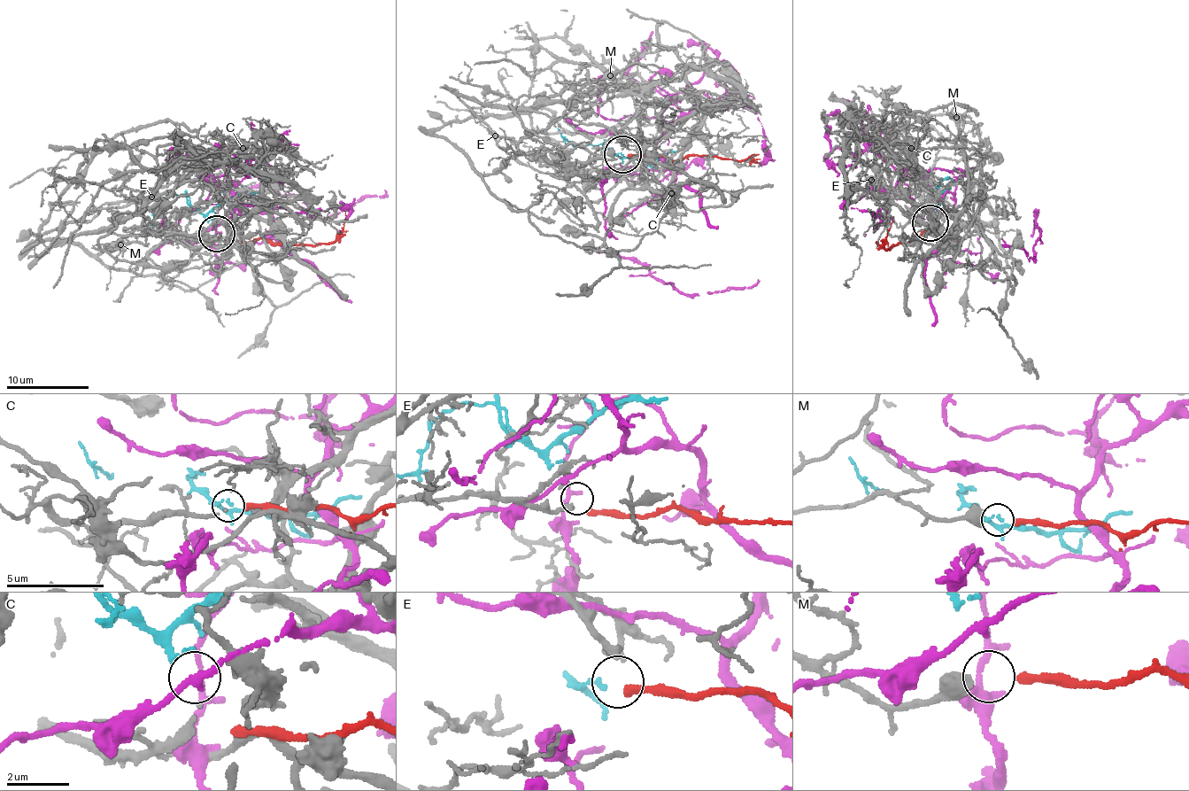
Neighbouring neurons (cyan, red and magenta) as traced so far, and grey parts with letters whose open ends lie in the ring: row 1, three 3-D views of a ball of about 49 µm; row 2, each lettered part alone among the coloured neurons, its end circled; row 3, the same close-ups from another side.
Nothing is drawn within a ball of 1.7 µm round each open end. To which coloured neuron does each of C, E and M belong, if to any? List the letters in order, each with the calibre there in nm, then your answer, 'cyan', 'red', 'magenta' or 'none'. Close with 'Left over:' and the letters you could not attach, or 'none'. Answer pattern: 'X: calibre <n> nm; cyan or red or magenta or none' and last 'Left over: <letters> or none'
C: calibre 140 nm; cyan
E: calibre 240 nm; none
M: calibre 550 nm; red
Left over: E

